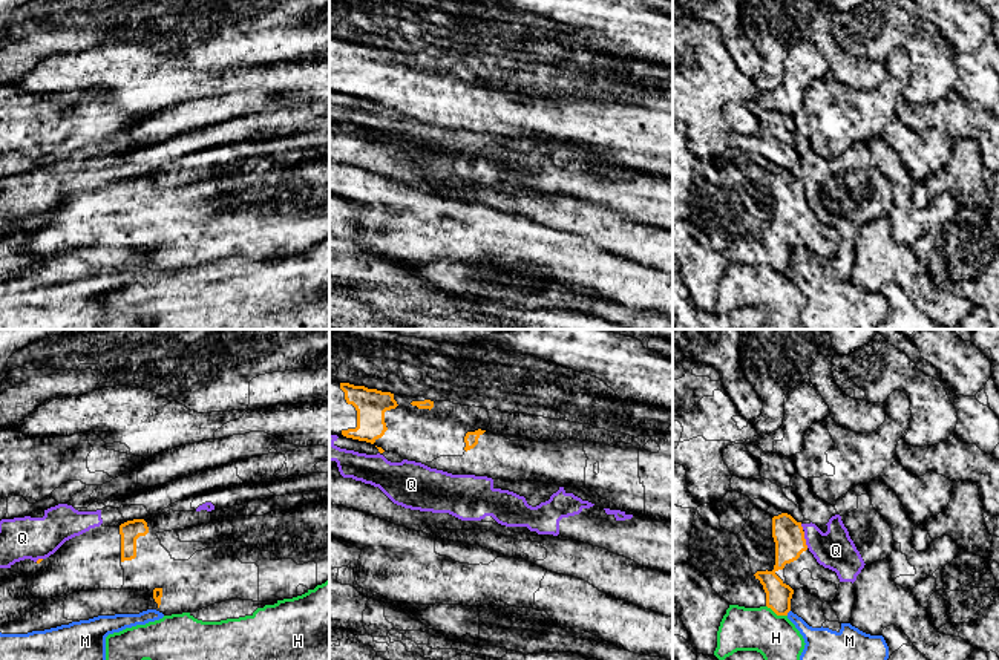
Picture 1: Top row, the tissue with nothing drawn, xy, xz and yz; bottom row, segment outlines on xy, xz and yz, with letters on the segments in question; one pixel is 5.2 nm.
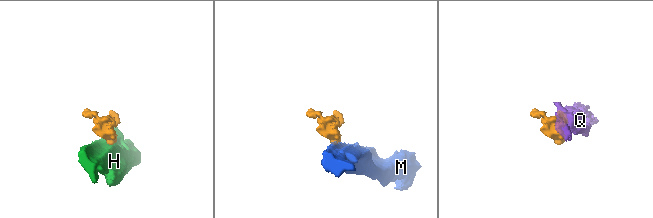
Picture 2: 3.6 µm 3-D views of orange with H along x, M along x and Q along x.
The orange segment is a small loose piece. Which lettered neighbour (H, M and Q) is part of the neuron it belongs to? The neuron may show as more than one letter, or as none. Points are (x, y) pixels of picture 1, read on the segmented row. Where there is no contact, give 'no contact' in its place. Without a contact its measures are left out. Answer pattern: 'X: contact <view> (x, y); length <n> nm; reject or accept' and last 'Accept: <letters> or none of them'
H: contact yz (777, 614); length 130 nm; reject
M: contact yz (788, 611); length 40 nm; reject
Q: contact yz (805, 539); length 90 nm; reject
Accept: none of them

